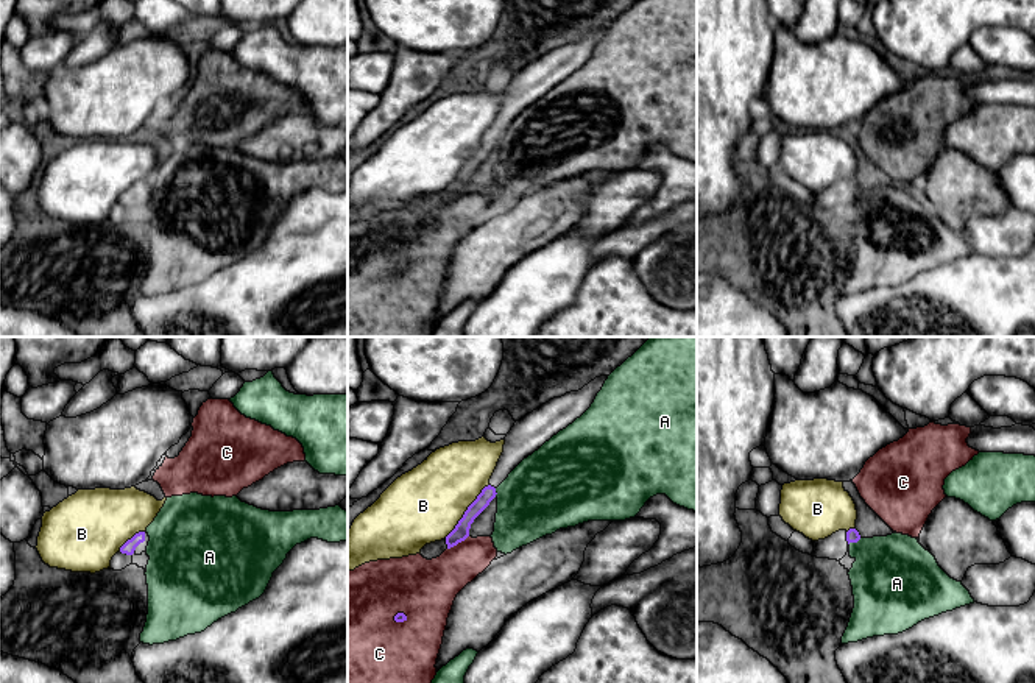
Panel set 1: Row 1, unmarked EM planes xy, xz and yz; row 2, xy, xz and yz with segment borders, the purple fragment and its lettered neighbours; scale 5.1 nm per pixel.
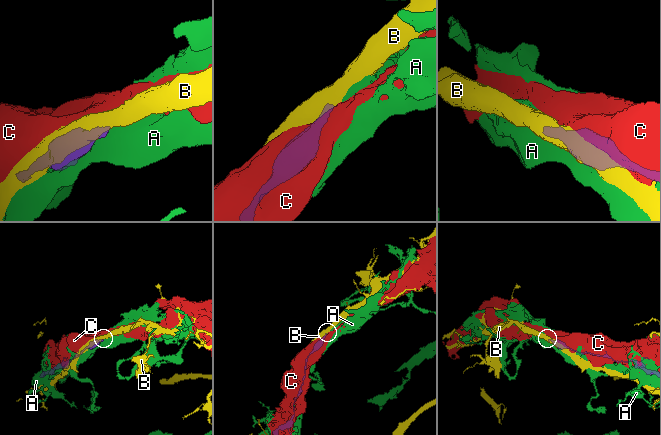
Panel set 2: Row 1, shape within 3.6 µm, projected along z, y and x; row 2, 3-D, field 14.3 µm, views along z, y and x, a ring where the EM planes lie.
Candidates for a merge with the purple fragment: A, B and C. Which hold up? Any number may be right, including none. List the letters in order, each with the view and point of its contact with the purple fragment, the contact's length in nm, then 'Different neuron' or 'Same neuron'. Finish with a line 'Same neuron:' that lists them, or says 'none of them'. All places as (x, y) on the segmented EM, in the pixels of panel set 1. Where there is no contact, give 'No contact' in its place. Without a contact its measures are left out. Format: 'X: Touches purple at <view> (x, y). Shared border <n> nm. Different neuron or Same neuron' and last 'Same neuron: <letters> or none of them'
A: Touches purple at yz (854, 541). Shared border 80 nm. Different neuron
B: Touches purple at xz (466, 510). Shared border 360 nm. Different neuron
C: Touches purple at xz (457, 543). Shared border 130 nm. Different neuron
Same neuron: none of them

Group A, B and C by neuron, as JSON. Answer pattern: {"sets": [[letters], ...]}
{"sets": [["A"], ["B"], ["C"]]}

